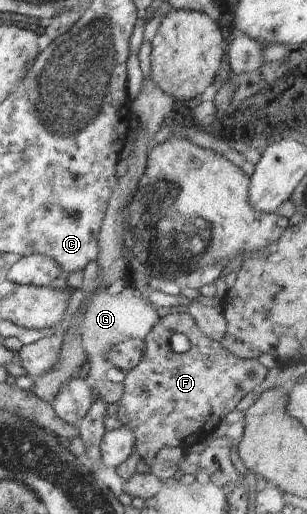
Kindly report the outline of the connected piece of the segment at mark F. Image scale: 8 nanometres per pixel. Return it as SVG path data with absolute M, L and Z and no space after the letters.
M184 310L162 314L159 323L143 340L146 343L143 359L125 374L124 393L117 401L115 416L134 432L135 450L149 466L155 463L155 454L161 447L185 450L201 441L207 442L219 422L267 377L269 370L259 360L235 357L221 343L205 336L191 314Z

